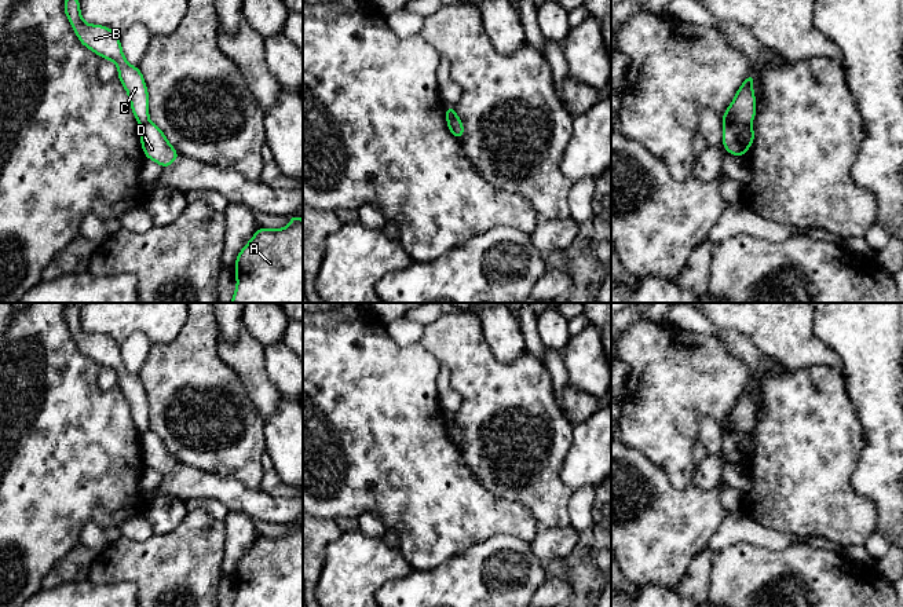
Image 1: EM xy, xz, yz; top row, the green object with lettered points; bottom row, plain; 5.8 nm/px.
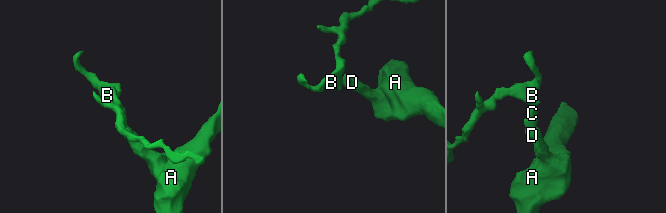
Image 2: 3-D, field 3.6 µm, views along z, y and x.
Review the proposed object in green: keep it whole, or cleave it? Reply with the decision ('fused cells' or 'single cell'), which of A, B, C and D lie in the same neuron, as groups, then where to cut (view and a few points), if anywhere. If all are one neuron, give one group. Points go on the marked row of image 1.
fused cells | A D / B C | yz (750, 123), (724, 125)

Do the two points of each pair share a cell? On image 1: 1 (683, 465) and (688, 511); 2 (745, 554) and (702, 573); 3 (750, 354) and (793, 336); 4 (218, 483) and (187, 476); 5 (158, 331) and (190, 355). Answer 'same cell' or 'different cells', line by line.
1: different cells
2: different cells
3: different cells
4: same cell
5: different cells

